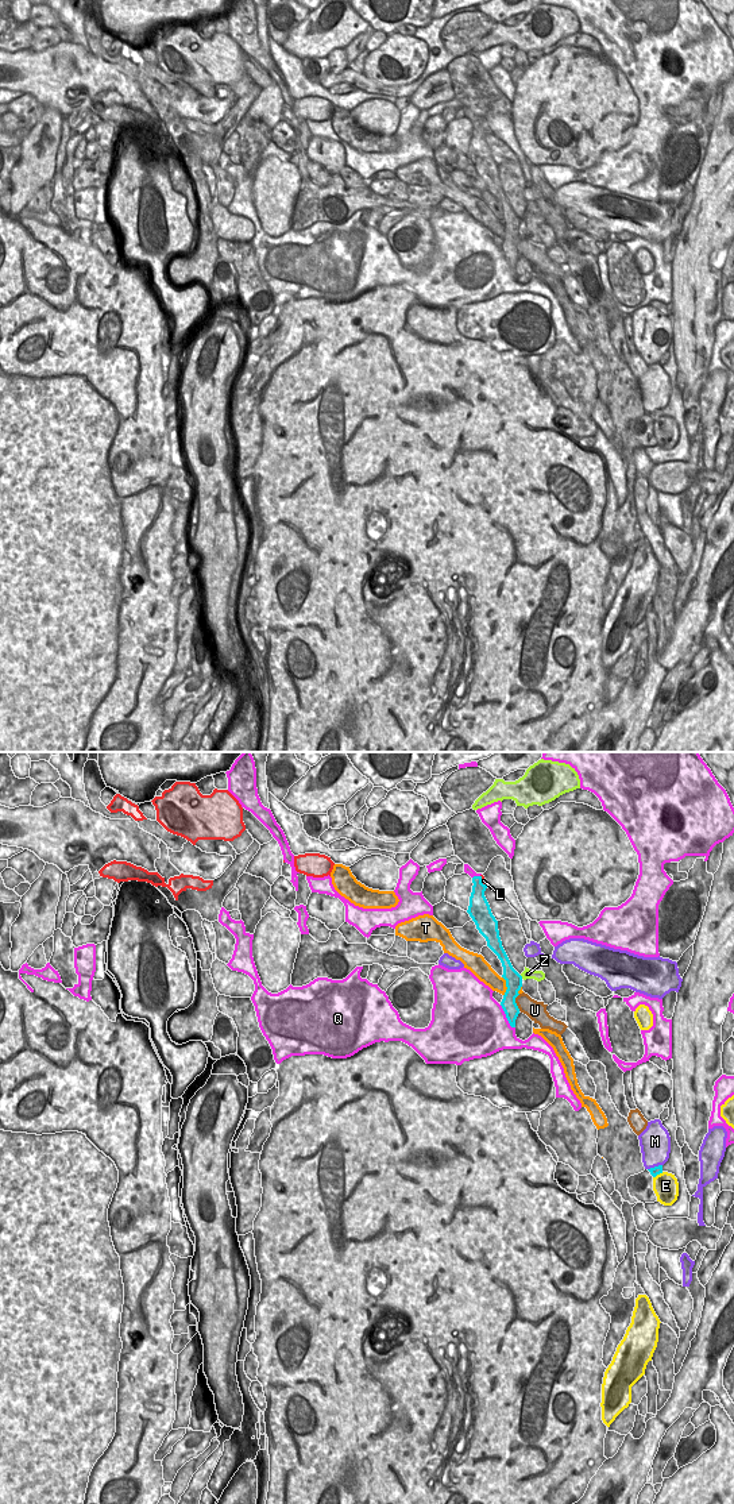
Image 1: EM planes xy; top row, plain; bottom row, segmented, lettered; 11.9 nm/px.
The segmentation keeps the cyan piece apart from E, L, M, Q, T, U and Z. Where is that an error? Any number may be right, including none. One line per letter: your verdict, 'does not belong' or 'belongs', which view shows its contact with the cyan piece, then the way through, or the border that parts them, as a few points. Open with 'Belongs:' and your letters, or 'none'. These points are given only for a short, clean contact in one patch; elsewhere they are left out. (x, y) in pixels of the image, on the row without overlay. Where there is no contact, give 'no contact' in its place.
Belongs: none
E: does not belong; meets cyan in xy; border along xy (663, 416), (653, 421)
L: does not belong; meets cyan in xy; border along xy (481, 119), (481, 124), (486, 130)
M: does not belong; meets cyan in xy
Q: does not belong; meets cyan in xy
T: does not belong; meets cyan in xy; border along xy (502, 220), (506, 228), (503, 239)
U: does not belong; meets cyan in xy
Z: does not belong; meets cyan in xy

